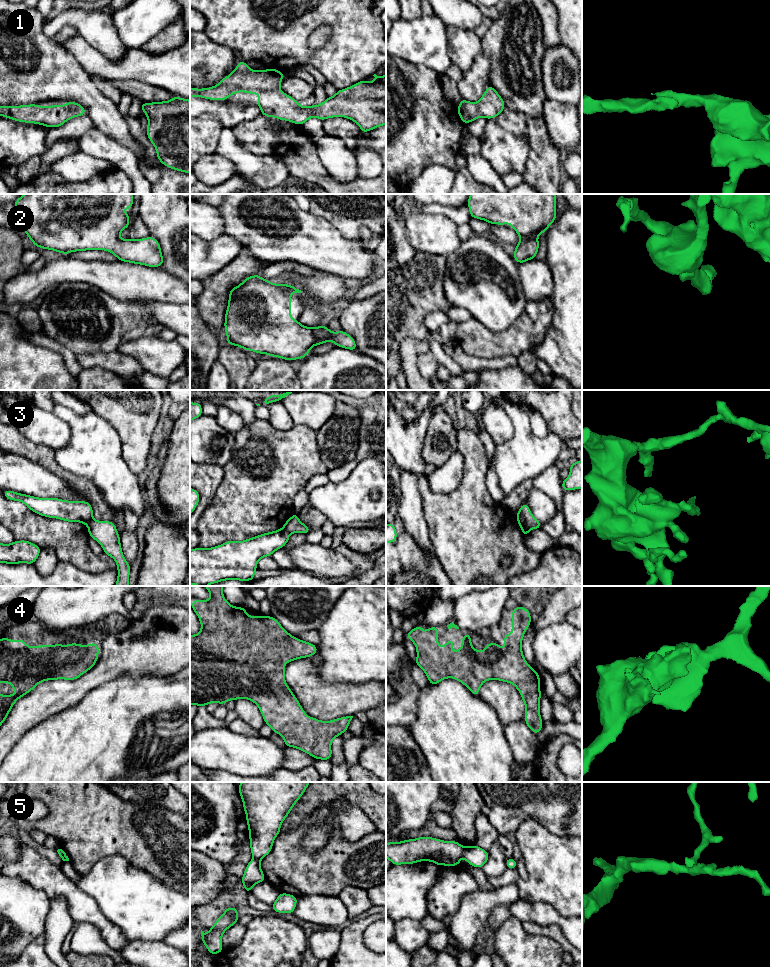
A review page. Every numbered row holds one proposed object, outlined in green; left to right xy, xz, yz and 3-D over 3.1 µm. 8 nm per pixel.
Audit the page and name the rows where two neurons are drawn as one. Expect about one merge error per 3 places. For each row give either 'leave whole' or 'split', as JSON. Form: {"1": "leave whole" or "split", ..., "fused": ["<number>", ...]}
{"1": "leave whole", "2": "leave whole", "3": "split", "4": "leave whole", "5": "split", "fused": ["3", "5"]}

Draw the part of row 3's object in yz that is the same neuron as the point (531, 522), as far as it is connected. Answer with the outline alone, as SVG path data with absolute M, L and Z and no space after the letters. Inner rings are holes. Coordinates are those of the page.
M523 503L517 515L522 518L529 530L542 528L542 524L532 515L527 503Z

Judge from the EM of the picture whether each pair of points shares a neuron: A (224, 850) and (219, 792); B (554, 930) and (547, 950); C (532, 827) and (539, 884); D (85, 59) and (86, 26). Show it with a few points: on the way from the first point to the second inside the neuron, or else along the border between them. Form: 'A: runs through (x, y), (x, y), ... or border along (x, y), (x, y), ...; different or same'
A: runs through (219, 836), (219, 806); same
B: border along (528, 932), (551, 937), (564, 951); different
C: runs through (536, 841), (536, 870); same
D: border along (78, 33), (105, 56); different

